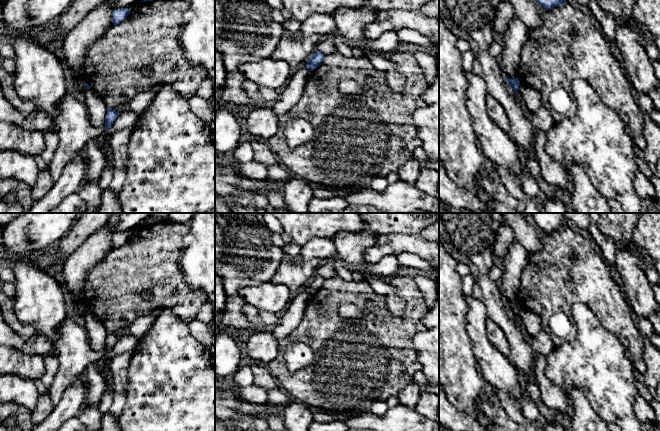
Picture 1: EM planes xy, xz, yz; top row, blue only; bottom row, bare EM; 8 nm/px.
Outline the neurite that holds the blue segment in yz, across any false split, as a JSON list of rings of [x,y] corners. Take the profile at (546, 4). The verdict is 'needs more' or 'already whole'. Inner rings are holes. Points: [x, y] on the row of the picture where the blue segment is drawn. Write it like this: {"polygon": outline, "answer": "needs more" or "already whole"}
{"polygon": [[[536,0],[544,10],[551,10],[555,6],[562,6],[565,0]]], "answer": "already whole"}

